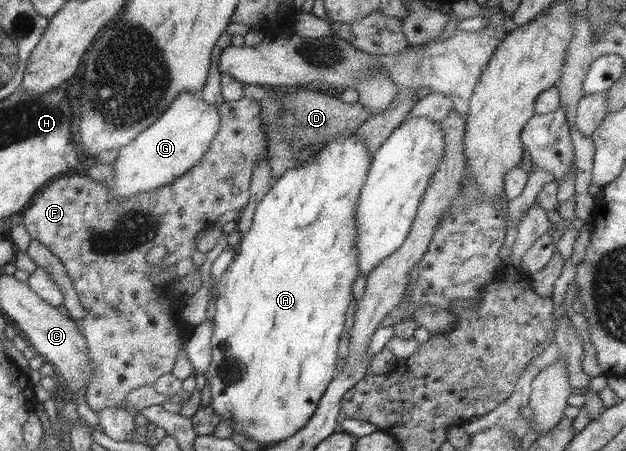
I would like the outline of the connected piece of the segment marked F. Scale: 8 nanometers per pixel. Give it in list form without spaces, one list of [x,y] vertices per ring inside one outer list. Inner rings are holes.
[[[242,96],[238,100],[223,101],[218,106],[221,120],[219,130],[211,139],[202,159],[171,184],[149,192],[139,192],[125,200],[107,200],[107,180],[95,182],[86,175],[61,175],[47,184],[42,194],[35,196],[22,214],[21,224],[29,233],[30,240],[41,242],[62,262],[85,312],[83,319],[76,324],[85,338],[85,354],[89,356],[92,367],[86,378],[84,396],[86,404],[95,413],[103,408],[122,408],[136,417],[139,413],[122,406],[126,394],[141,386],[152,386],[159,376],[171,373],[177,351],[185,350],[191,326],[179,316],[185,297],[173,292],[175,278],[167,280],[163,273],[173,263],[191,256],[197,250],[195,236],[200,230],[210,227],[217,216],[227,210],[241,210],[247,204],[251,196],[249,186],[253,168],[258,160],[268,154],[257,100]],[[159,244],[167,248],[167,253],[159,268],[155,268],[147,263],[145,256],[153,246]]]

